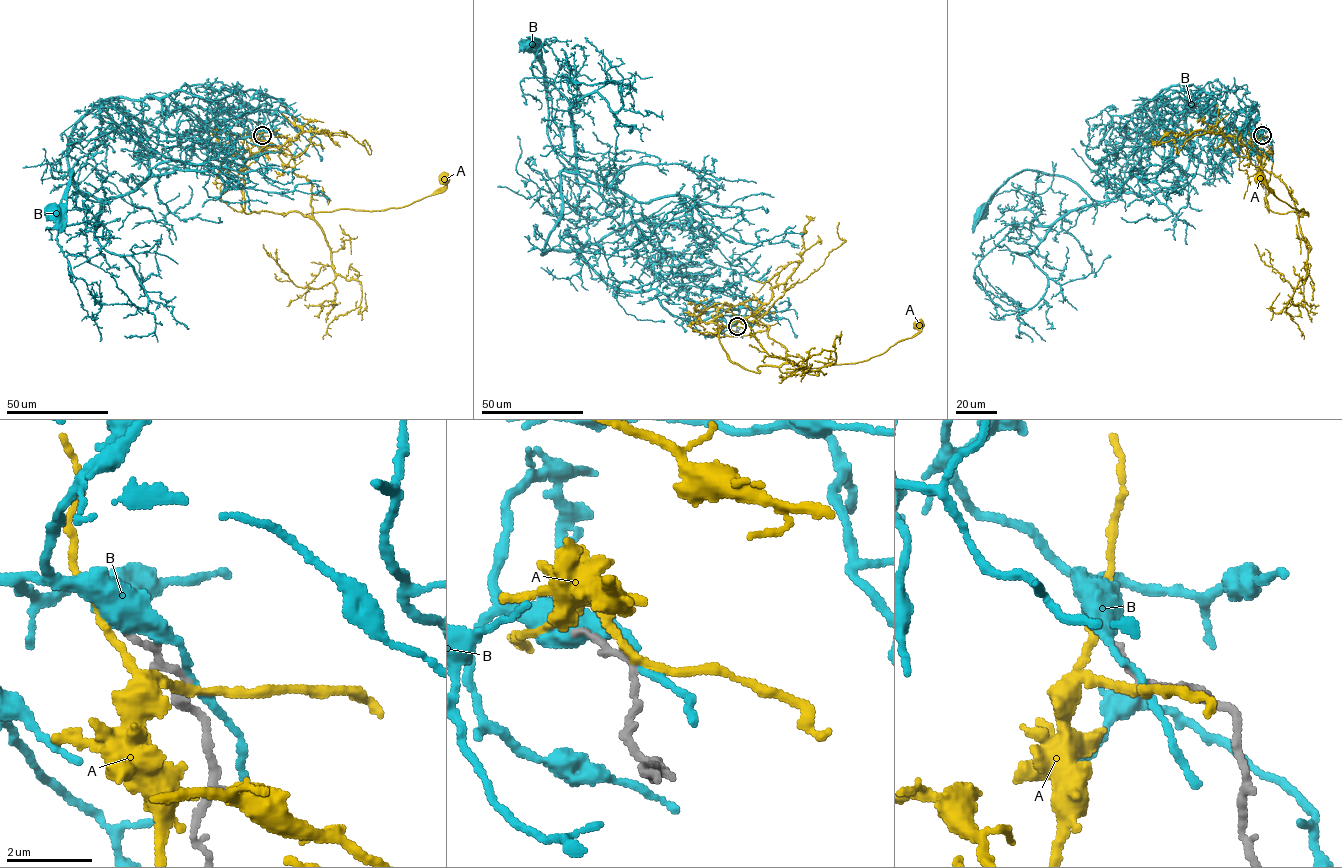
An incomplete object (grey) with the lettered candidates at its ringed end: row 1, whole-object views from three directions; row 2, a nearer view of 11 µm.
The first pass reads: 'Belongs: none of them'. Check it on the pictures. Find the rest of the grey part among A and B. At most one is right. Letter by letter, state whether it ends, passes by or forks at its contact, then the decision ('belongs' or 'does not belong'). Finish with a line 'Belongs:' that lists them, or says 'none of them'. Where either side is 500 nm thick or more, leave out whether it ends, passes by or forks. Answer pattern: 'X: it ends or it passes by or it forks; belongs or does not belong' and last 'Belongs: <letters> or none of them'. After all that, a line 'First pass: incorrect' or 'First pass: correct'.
A: it passes by; does not belong
B: it passes by; does not belong
Belongs: none of them
First pass: correct

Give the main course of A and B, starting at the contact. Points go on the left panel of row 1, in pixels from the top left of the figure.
A: (262, 136), (264, 148), (287, 149), (293, 172), (311, 184), (306, 216), (409, 205), (445, 178)
B: (262, 135), (261, 110), (229, 107), (183, 147), (104, 102), (67, 162), (101, 200), (72, 170), (56, 213)

